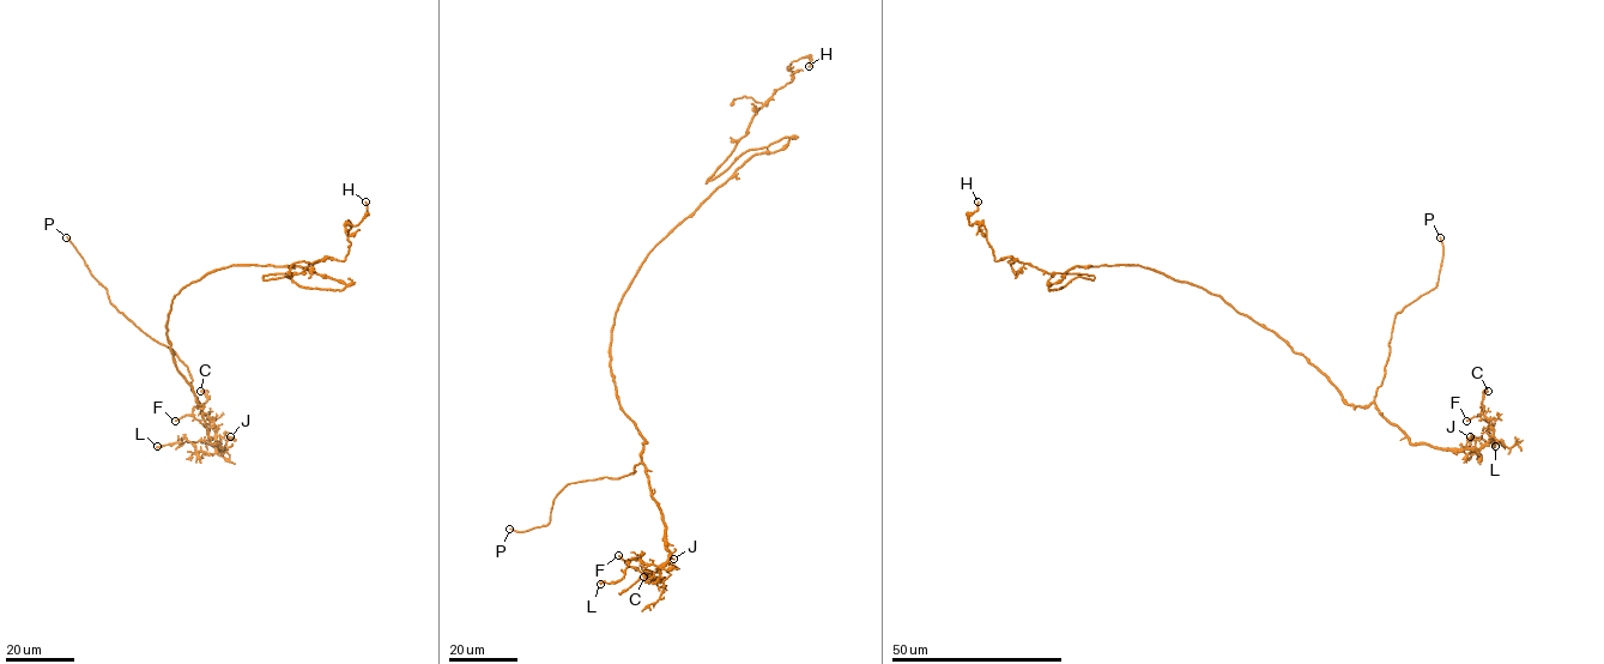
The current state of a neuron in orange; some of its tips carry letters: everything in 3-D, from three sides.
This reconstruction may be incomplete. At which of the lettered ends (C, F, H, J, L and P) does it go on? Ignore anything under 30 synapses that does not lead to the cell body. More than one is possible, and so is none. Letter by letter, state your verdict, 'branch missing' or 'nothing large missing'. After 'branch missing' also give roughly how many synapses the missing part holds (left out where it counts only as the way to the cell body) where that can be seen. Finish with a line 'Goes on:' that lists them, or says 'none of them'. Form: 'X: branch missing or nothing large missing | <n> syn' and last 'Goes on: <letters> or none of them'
C: nothing large missing
F: nothing large missing
H: nothing large missing
J: nothing large missing
L: nothing large missing
P: branch missing
Goes on: P

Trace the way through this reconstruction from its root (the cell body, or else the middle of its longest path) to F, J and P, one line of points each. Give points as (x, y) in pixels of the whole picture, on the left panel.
F: (206, 273), (173, 299), (167, 340), (209, 441), (227, 448), (213, 427), (175, 421)
J: (206, 273), (173, 299), (167, 340), (177, 372), (203, 406), (198, 403), (209, 441), (227, 448), (230, 436)
P: (206, 273), (175, 296), (167, 323), (176, 369), (200, 409), (188, 367), (110, 302), (107, 289), (66, 237)

